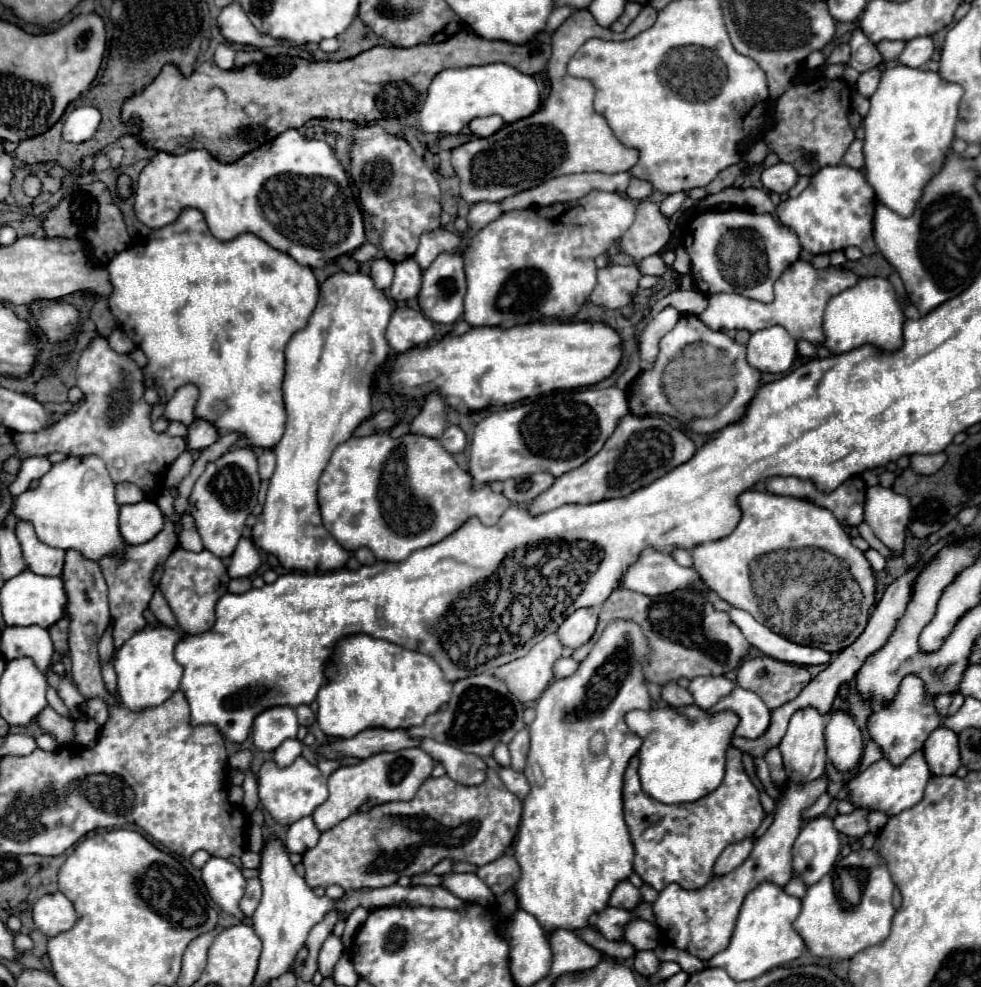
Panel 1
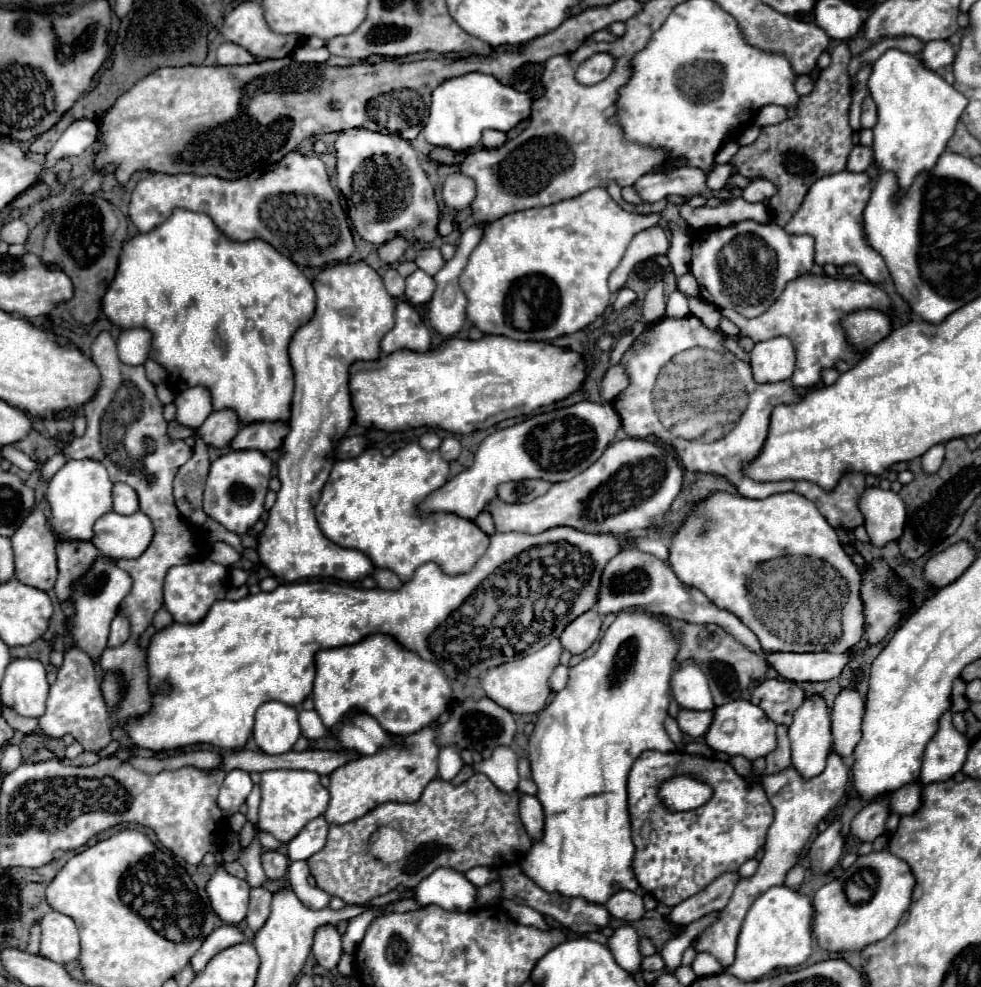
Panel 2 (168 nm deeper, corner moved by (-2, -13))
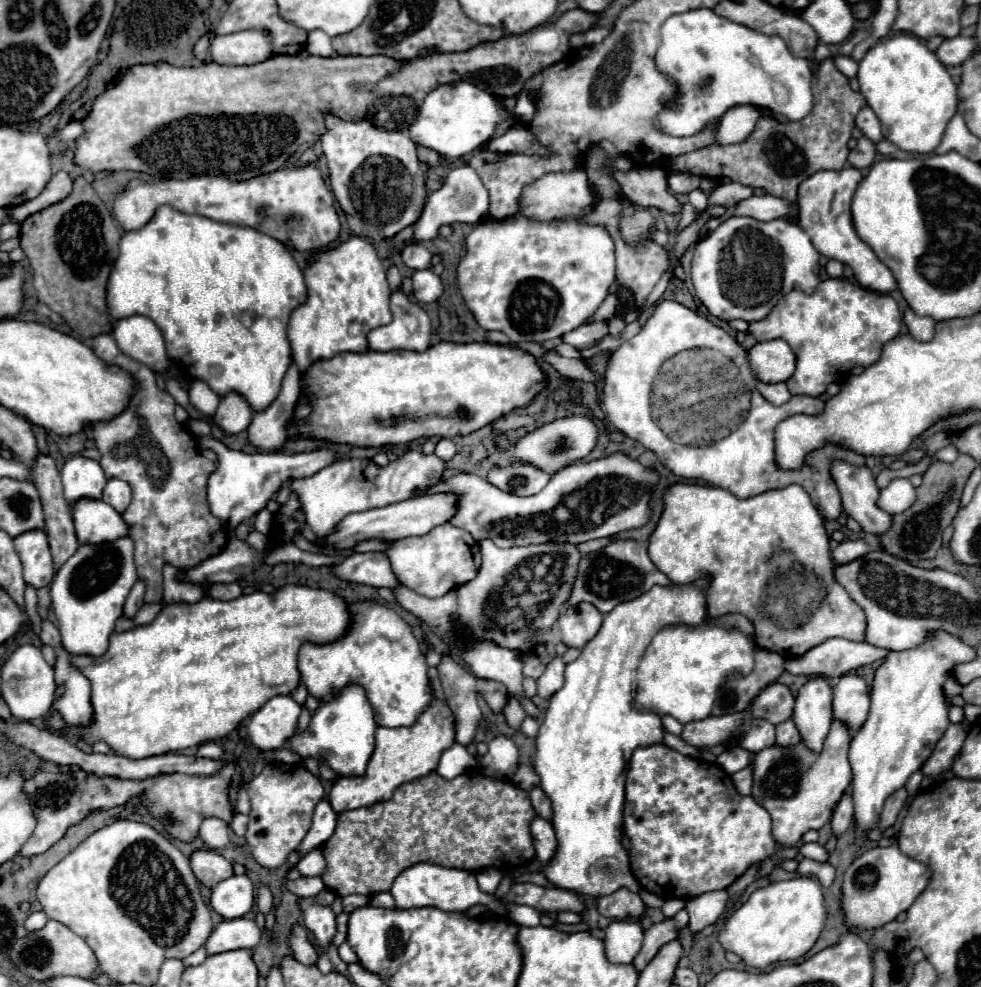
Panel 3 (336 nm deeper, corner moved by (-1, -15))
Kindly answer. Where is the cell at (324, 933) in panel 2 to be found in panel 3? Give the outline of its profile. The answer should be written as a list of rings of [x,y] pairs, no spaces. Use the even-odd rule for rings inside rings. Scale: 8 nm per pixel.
[[[316,896],[298,898],[298,908],[304,916],[304,926],[314,934],[318,946],[326,950],[336,934],[336,916],[332,908],[316,904]]]

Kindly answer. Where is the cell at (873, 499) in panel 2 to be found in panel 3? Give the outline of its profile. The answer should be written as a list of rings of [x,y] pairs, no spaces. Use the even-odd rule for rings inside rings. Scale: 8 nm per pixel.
[[[832,460],[830,478],[840,492],[844,512],[852,516],[864,532],[882,534],[890,528],[892,516],[876,506],[880,490],[868,466],[852,466],[844,460]]]

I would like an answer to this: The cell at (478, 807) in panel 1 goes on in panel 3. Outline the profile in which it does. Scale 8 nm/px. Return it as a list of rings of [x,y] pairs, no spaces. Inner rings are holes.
[[[430,772],[418,780],[398,786],[390,800],[376,802],[366,808],[346,810],[338,814],[338,824],[322,852],[328,868],[322,876],[326,886],[338,896],[364,894],[374,896],[390,890],[394,878],[418,862],[432,862],[444,868],[458,870],[482,870],[494,866],[498,870],[510,870],[512,866],[524,866],[534,858],[534,844],[530,836],[530,820],[536,812],[530,804],[526,790],[512,780],[496,780],[484,774],[462,774],[454,780],[446,780],[436,772]]]

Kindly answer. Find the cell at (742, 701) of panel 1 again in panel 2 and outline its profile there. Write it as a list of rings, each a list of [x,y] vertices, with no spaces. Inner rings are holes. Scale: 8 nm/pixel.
[[[731,700],[723,706],[717,706],[713,712],[713,722],[705,734],[707,746],[717,752],[725,752],[729,756],[743,756],[747,760],[757,760],[767,756],[777,746],[775,738],[775,722],[771,722],[763,710],[749,700]]]

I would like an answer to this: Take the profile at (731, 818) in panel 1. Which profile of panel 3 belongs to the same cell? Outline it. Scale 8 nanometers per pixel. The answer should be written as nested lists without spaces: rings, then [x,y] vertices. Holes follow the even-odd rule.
[[[666,744],[636,748],[630,758],[624,800],[624,832],[632,842],[630,868],[634,878],[642,888],[664,900],[690,900],[692,896],[700,896],[710,890],[728,888],[752,864],[776,852],[776,842],[770,834],[770,814],[758,806],[752,796],[740,796],[732,778],[720,766],[688,758]],[[666,816],[670,822],[664,820]]]

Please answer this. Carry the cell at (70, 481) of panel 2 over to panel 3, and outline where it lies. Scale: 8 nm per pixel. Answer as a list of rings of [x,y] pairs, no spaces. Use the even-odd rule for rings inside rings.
[[[80,454],[72,456],[64,464],[60,474],[62,474],[64,496],[66,496],[66,502],[70,504],[80,498],[100,498],[108,482],[100,464]]]

